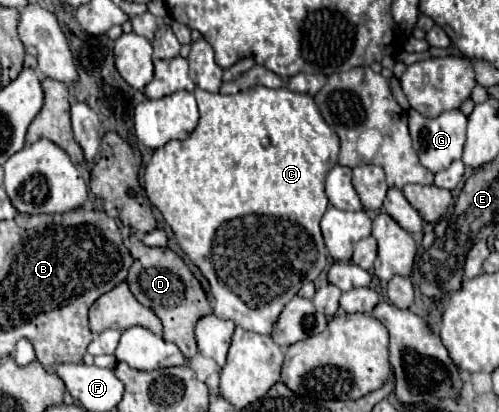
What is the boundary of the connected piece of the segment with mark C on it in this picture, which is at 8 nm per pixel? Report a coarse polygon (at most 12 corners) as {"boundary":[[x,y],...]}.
{"boundary":[[289,88],[195,90],[149,202],[269,334],[327,266],[339,138]]}

